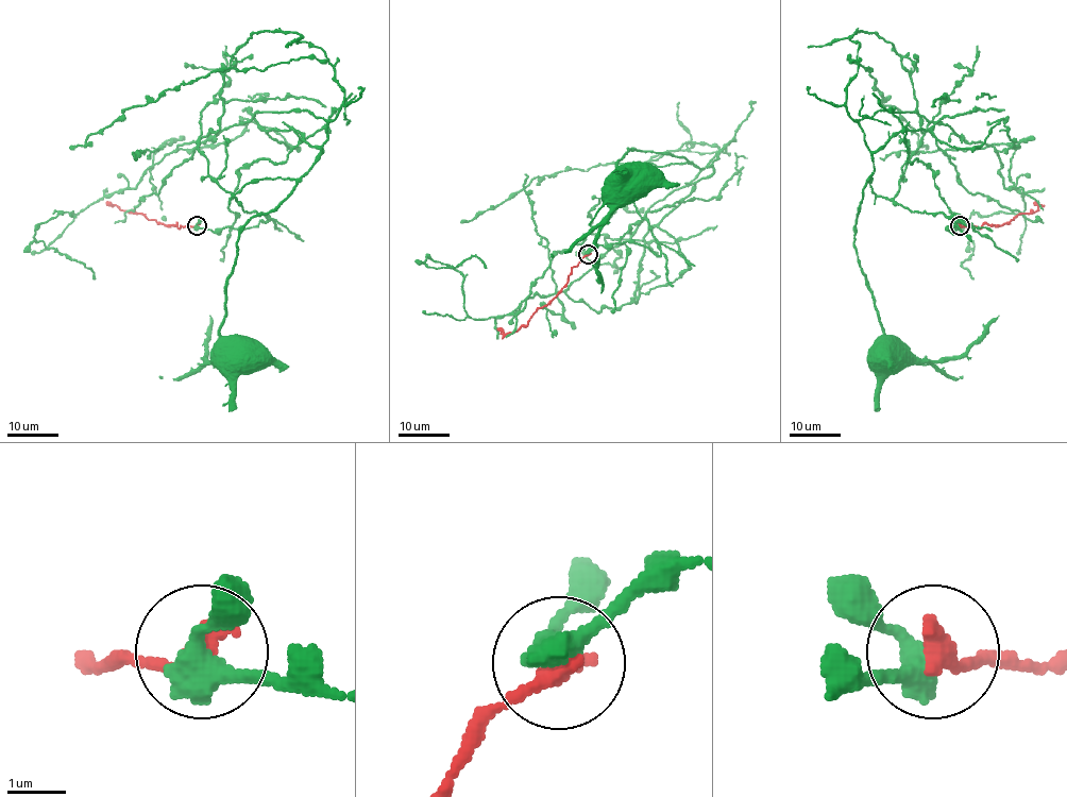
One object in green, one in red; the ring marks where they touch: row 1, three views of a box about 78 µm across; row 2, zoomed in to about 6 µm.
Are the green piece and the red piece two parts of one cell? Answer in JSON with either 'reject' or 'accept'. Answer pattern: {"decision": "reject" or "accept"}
{"decision": "accept"}

